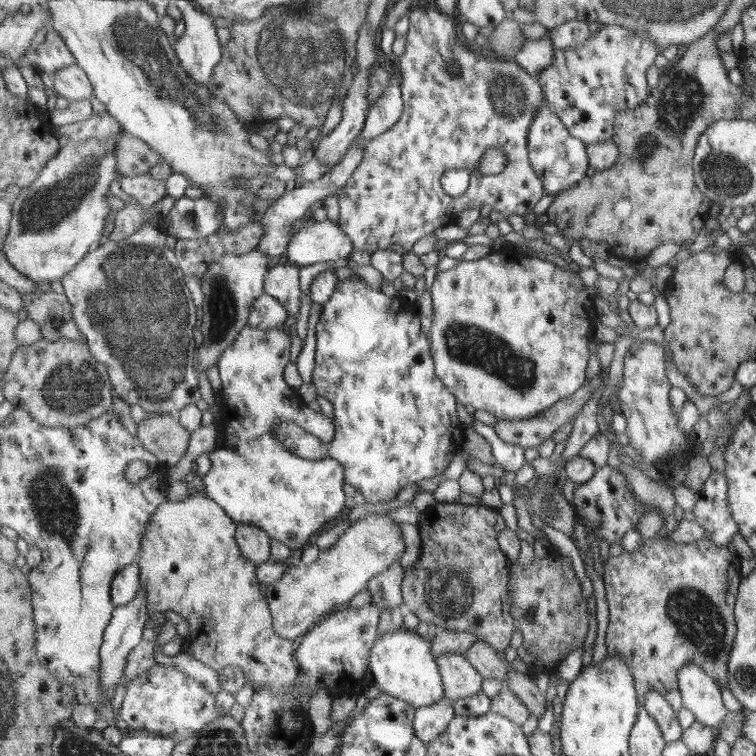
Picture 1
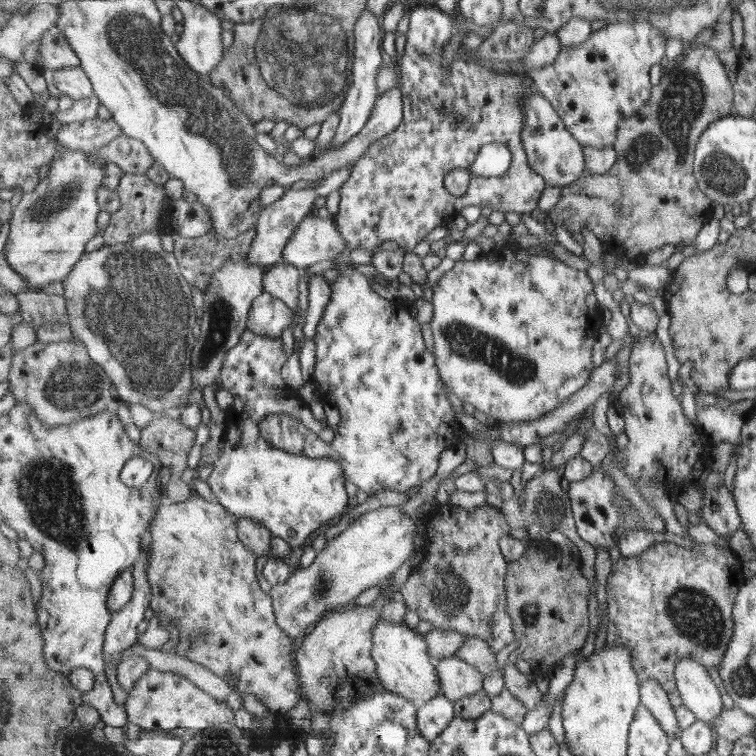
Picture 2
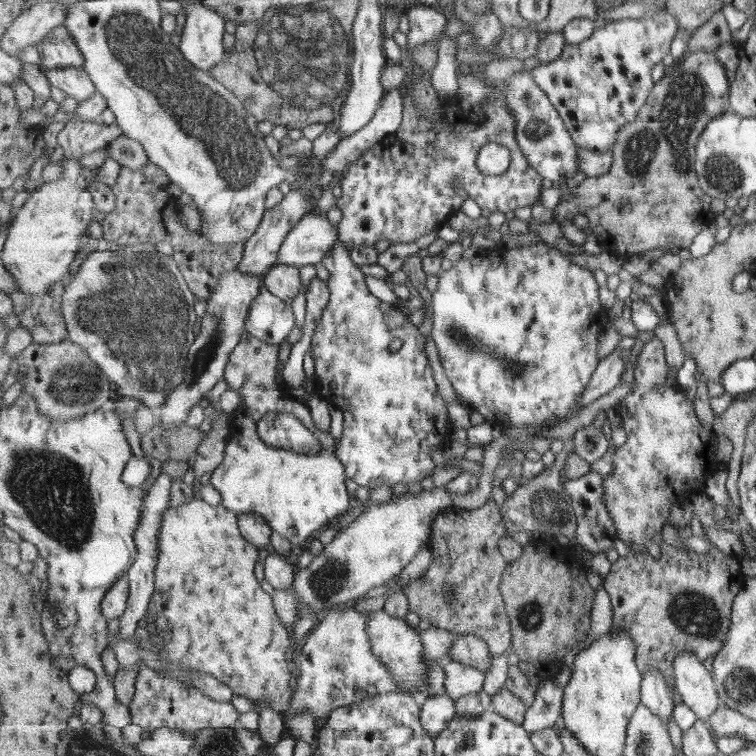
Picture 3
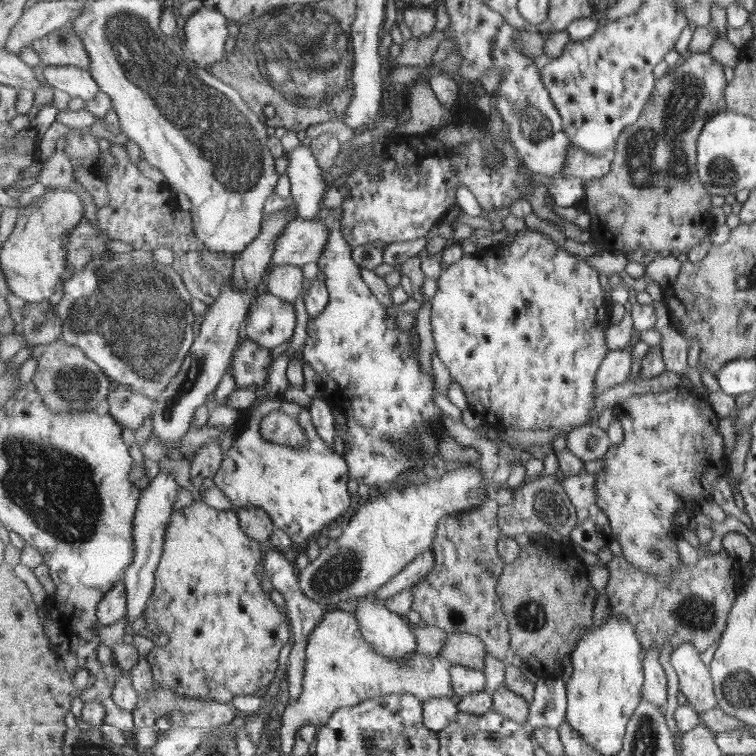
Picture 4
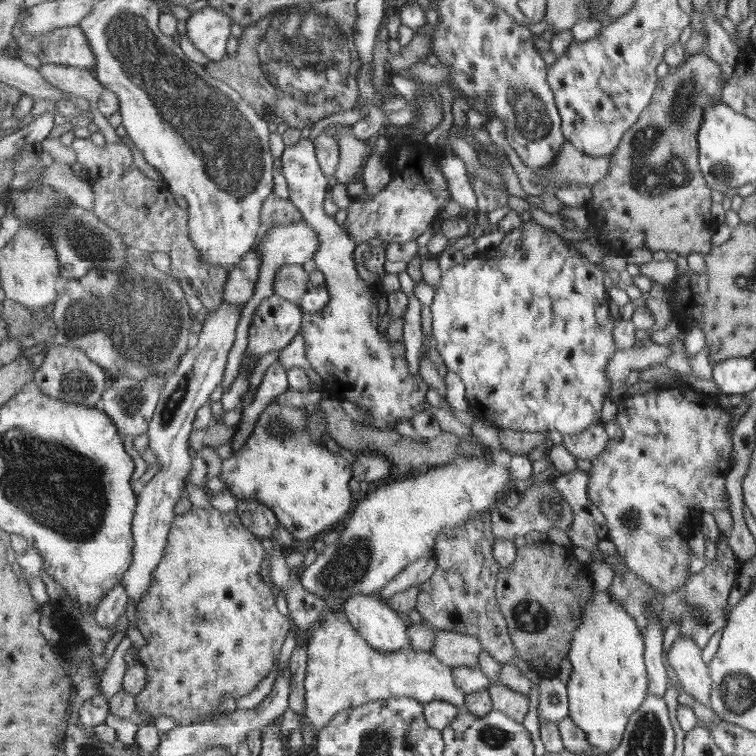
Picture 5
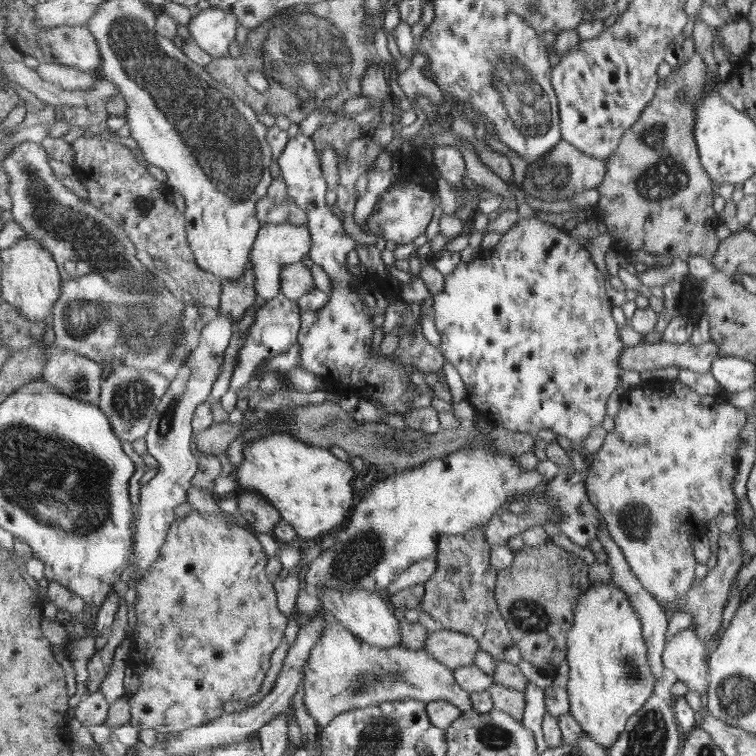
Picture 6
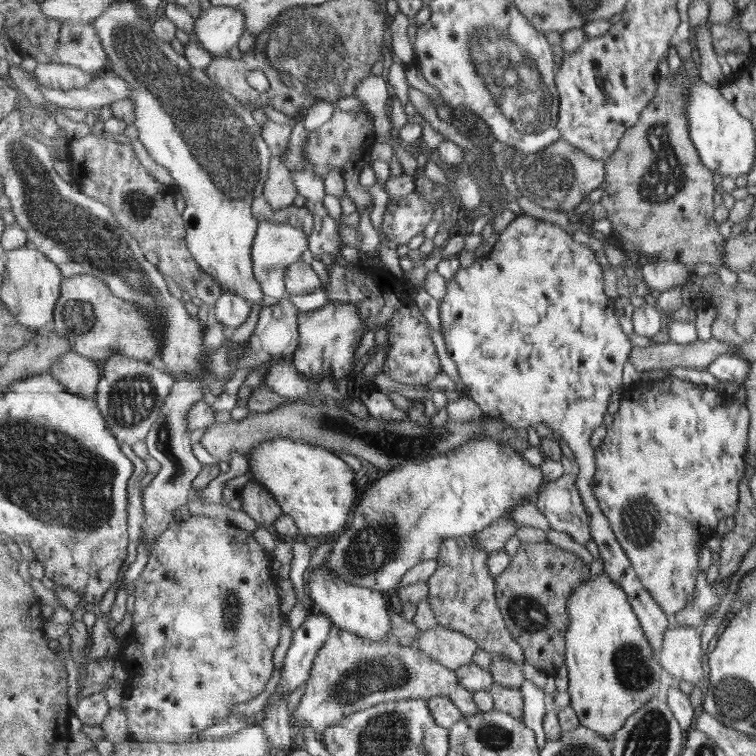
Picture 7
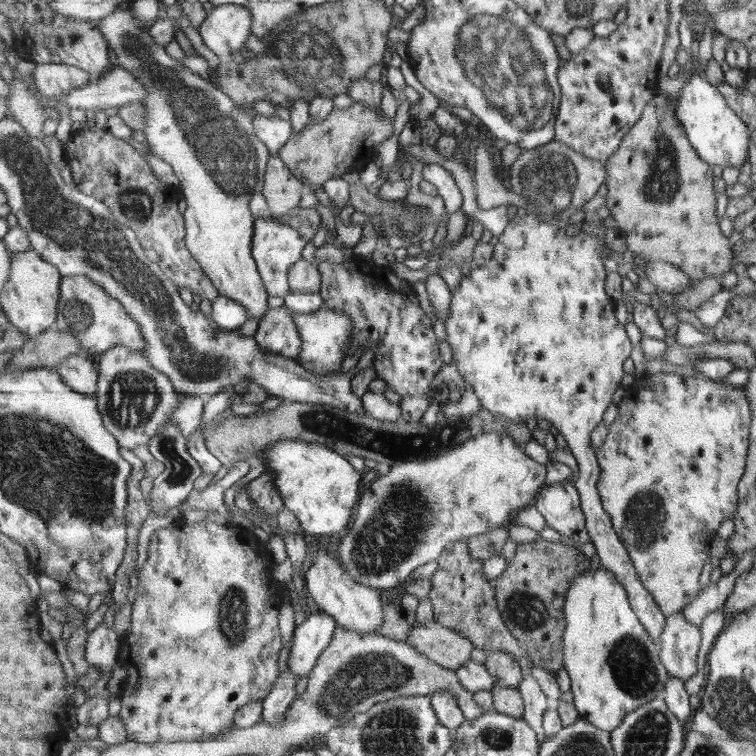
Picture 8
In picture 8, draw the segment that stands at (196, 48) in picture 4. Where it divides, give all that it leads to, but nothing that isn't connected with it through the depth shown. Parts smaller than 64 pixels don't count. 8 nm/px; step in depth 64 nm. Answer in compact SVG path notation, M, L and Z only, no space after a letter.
M245 5L214 6L199 28L204 44L221 60L243 48L251 36L253 14Z

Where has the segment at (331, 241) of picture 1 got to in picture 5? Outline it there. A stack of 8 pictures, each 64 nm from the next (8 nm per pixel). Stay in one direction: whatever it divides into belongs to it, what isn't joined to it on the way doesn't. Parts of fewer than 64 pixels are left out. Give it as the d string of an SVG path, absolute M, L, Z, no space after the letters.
M306 221L291 225L280 225L269 229L262 238L260 238L261 244L259 244L259 251L261 251L261 276L256 286L256 293L253 298L244 304L241 308L241 320L239 320L239 326L237 326L237 332L235 332L235 344L229 352L229 358L227 358L227 366L225 366L225 378L221 380L223 387L223 393L228 390L230 384L232 384L236 377L243 356L247 347L247 334L249 334L249 328L254 321L255 312L259 308L259 305L270 296L275 295L275 277L279 270L286 265L305 264L307 260L314 260L317 249L319 248L319 235L315 233L315 229L311 227Z

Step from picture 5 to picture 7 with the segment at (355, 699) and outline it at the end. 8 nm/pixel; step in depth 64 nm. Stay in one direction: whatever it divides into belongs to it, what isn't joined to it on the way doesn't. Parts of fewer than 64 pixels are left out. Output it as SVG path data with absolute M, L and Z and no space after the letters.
M336 624L332 626L326 645L318 652L305 687L306 694L295 710L295 724L291 726L298 730L311 727L321 737L345 717L390 701L430 701L445 696L455 703L464 717L480 712L473 700L473 692L460 684L456 671L437 662L418 647L402 645L392 637L371 642Z

